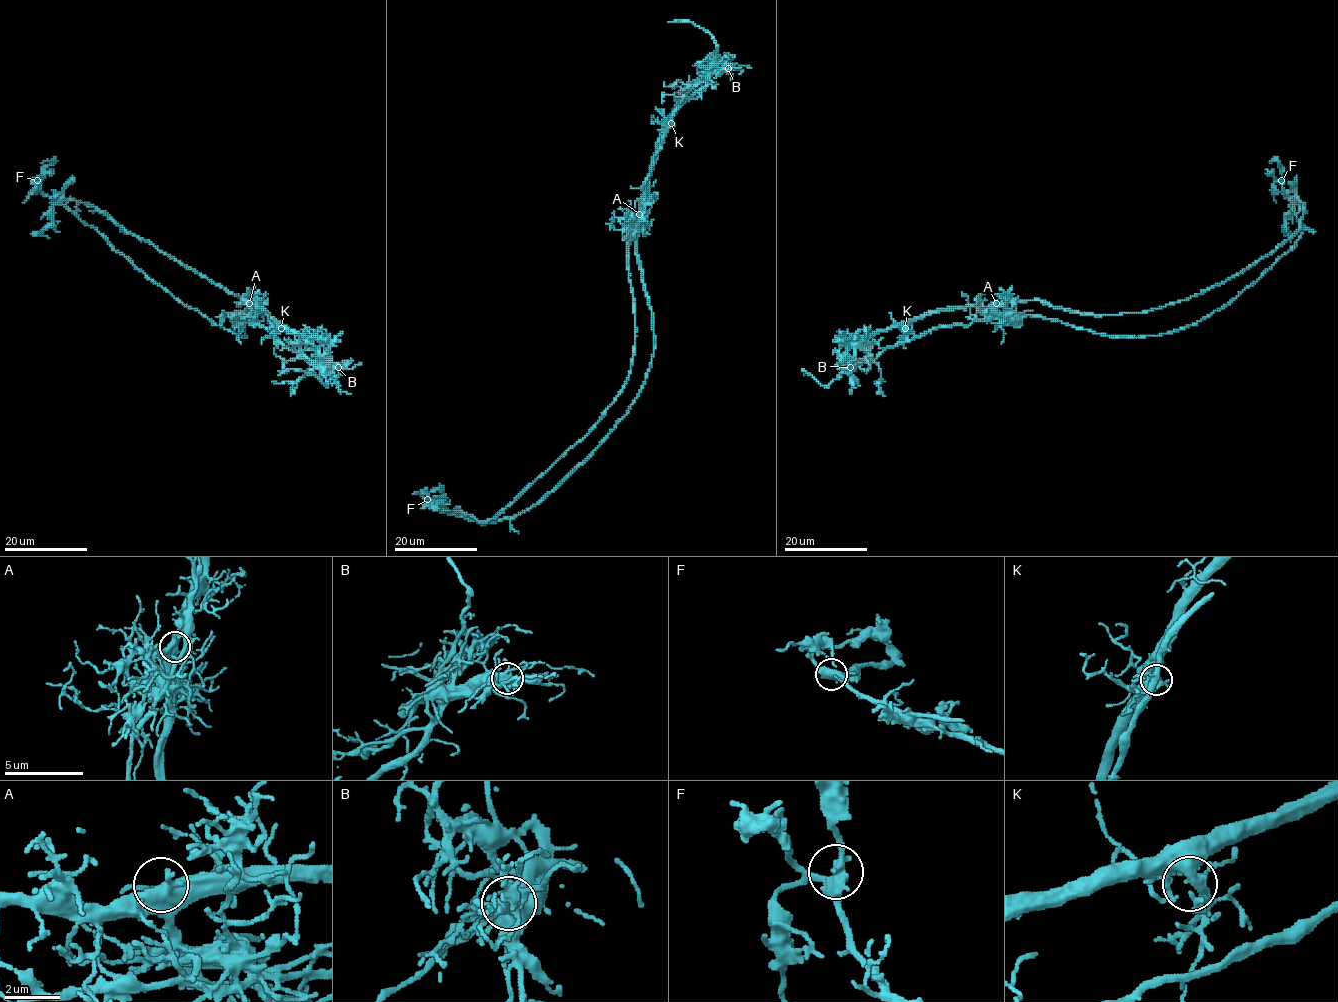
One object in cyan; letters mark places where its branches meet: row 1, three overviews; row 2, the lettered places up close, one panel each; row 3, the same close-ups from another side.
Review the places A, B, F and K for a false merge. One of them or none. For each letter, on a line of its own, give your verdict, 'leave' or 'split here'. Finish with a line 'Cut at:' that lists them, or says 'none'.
A: leave
B: split here
F: leave
K: leave
Cut at: B

